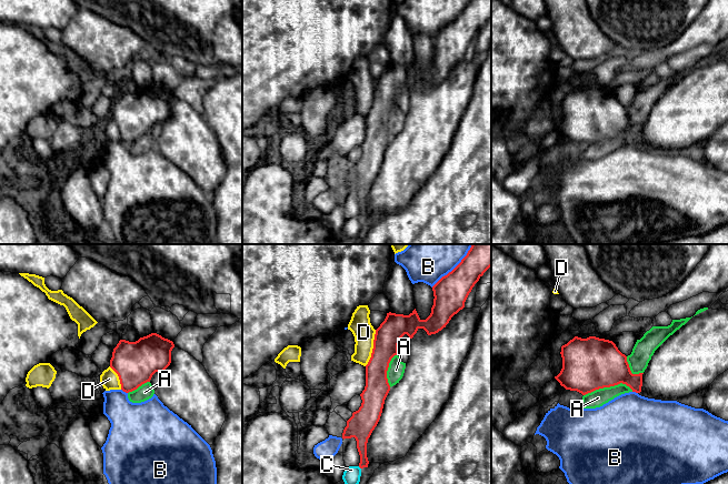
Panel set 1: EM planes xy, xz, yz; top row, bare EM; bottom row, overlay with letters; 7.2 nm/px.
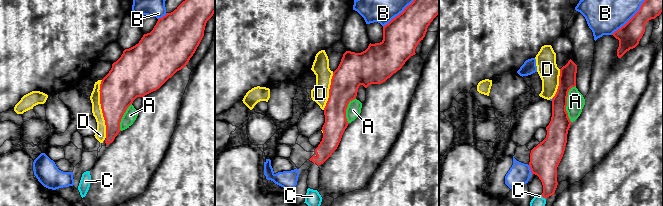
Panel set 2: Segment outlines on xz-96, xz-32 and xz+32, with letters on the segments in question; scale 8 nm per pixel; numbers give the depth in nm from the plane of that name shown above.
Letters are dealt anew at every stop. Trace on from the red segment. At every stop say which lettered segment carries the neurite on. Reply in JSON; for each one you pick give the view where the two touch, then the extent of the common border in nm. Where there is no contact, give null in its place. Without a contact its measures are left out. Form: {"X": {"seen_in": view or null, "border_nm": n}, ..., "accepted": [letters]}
{"accepted": []}

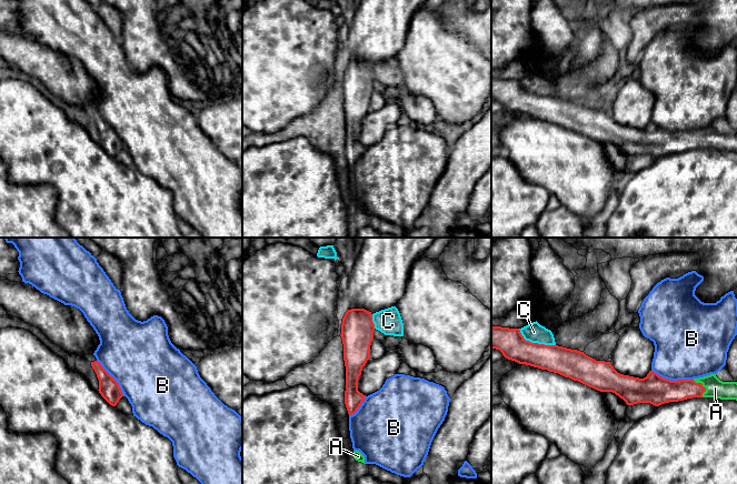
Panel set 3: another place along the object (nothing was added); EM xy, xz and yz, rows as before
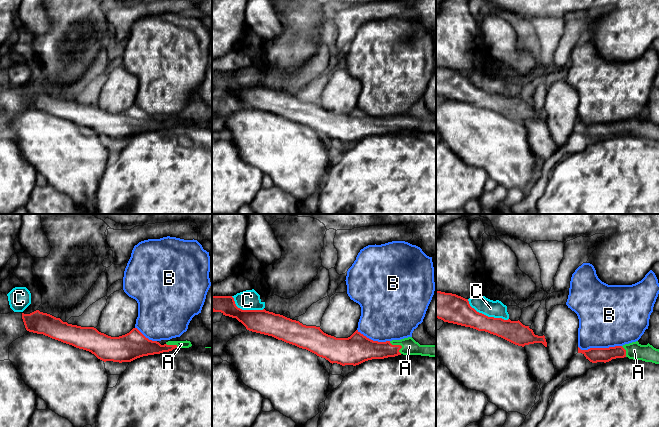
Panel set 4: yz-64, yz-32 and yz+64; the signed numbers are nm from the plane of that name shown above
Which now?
{"A": {"seen_in": "yz", "border_nm": 150}, "accepted": ["A"]}

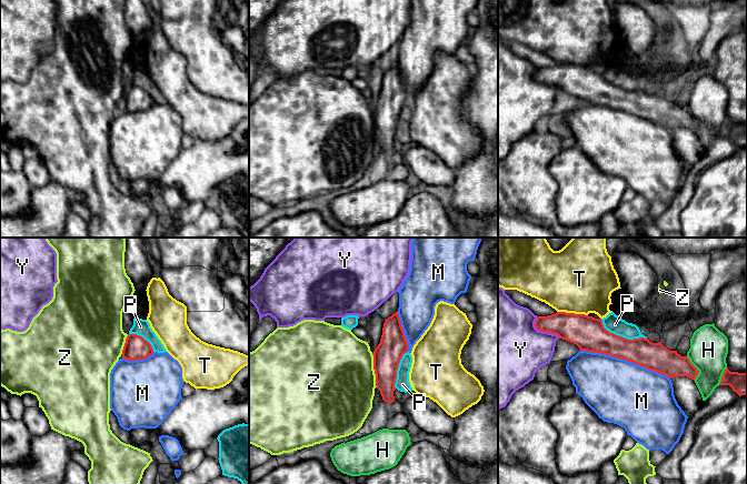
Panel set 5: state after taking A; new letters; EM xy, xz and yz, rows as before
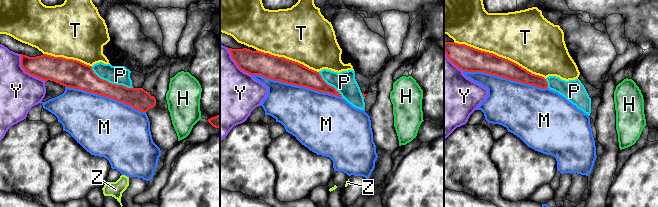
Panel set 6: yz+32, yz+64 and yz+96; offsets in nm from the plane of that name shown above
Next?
{"accepted": []}

